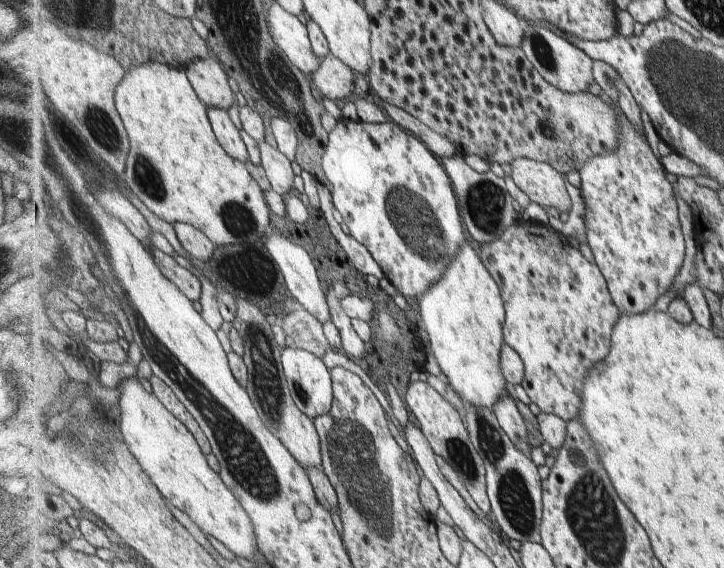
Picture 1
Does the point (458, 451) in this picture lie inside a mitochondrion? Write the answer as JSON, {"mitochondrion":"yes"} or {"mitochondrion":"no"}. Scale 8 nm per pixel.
{"mitochondrion":"yes"}

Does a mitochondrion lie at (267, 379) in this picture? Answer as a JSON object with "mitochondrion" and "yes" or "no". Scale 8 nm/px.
{"mitochondrion":"yes"}

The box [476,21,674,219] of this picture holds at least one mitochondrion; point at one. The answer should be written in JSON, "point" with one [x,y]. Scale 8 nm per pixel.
{"point":[543,53]}

